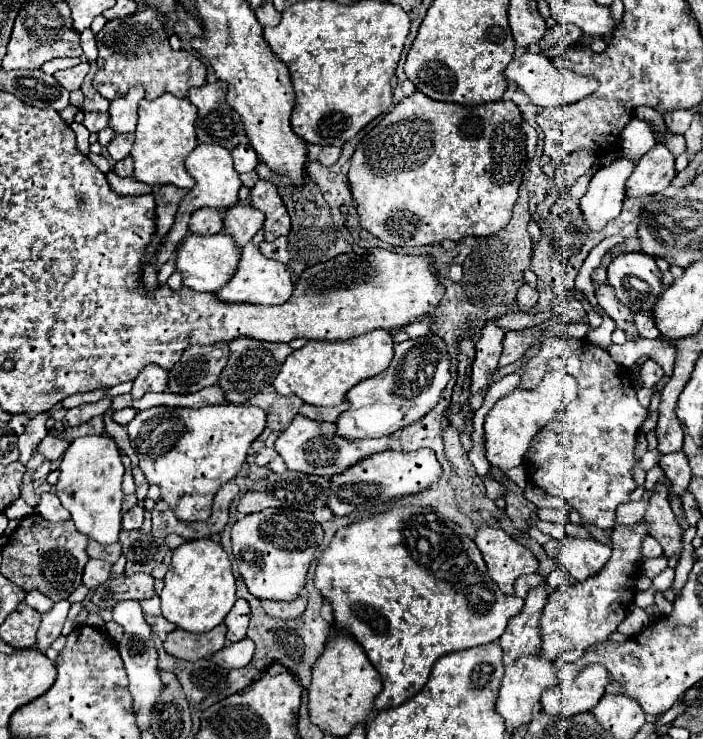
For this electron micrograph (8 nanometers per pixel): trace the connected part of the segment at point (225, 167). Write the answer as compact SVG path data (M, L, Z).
M198 145L186 159L186 169L188 173L192 173L192 177L196 179L196 185L190 189L190 193L184 197L178 213L176 213L176 221L172 225L172 229L168 231L164 243L158 247L156 251L156 261L152 261L154 269L160 269L170 255L174 253L176 245L182 241L182 237L188 233L188 219L192 215L192 211L200 209L200 207L214 207L214 209L228 209L234 207L238 203L238 189L242 187L240 175L236 173L234 165L232 165L232 155L228 149L224 149L222 145Z

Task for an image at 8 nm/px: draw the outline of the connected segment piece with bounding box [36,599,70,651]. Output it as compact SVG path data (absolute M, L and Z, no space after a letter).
M60 601L60 603L54 603L54 607L42 615L42 625L38 629L38 643L36 647L46 651L52 641L62 633L62 627L64 627L64 621L68 617L68 609L70 609L70 601Z

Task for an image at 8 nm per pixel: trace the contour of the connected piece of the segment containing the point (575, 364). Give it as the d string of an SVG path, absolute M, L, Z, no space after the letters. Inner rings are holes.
M562 337L546 339L538 355L524 365L520 387L524 389L536 387L538 381L552 369L564 369L570 375L574 375L578 379L580 389L578 397L566 407L566 411L560 413L556 419L552 419L538 435L538 443L534 445L534 455L530 463L532 483L542 487L550 495L562 497L570 507L574 507L582 515L582 519L594 523L600 529L612 529L616 525L616 507L620 503L628 503L632 491L636 489L636 481L632 477L632 467L636 465L634 459L636 435L642 429L644 421L648 419L650 411L638 403L636 391L624 367L620 367L606 349L594 347L584 339L562 339Z

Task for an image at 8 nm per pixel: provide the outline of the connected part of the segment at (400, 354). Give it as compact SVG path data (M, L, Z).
M428 333L398 343L394 351L394 359L384 373L366 379L348 391L350 409L338 417L336 435L346 439L384 437L418 421L438 403L442 389L450 381L450 355L444 339Z

